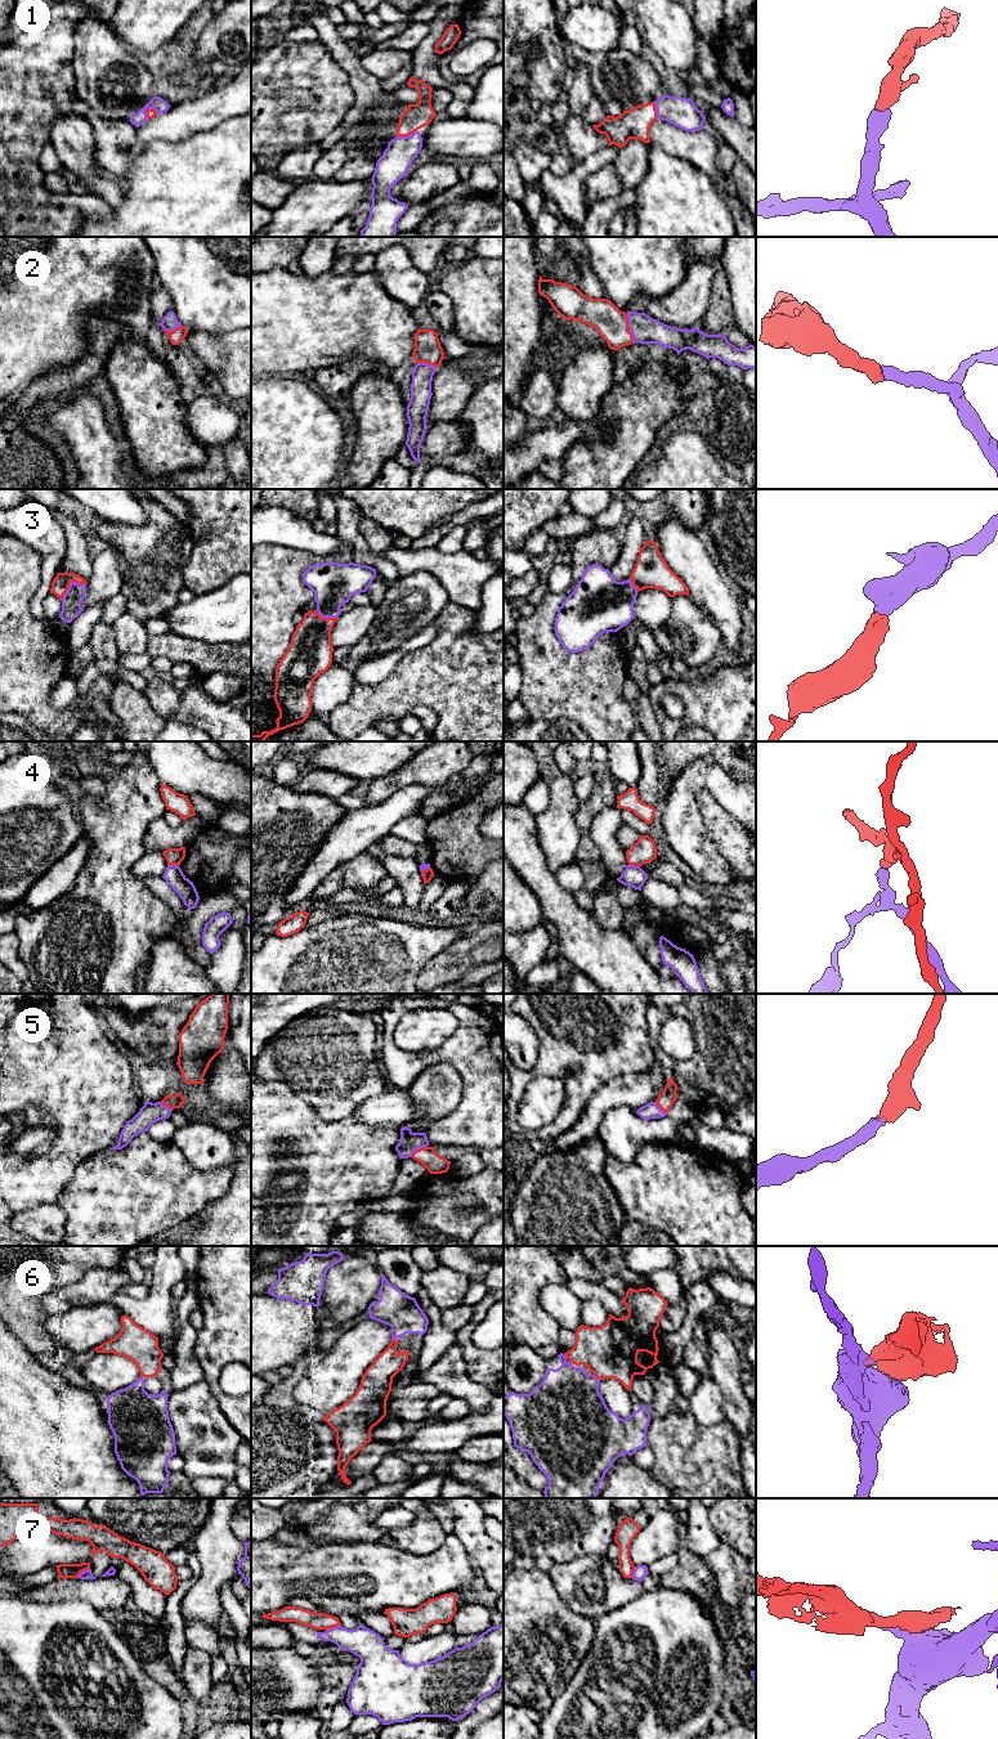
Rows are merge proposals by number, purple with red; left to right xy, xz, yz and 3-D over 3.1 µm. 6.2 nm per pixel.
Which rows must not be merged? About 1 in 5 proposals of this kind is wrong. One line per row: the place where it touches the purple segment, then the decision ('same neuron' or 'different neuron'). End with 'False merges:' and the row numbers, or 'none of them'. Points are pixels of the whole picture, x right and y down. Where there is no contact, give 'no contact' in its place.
1: xz (406, 137) | same neuron
2: yz (629, 326) | same neuron
3: xy (70, 585) | same neuron
4: xy (173, 865) | different neuron
5: xz (417, 1148) | same neuron
6: yz (594, 1376) | same neuron
7: xz (332, 1627) | different neuron
False merges: 4, 7

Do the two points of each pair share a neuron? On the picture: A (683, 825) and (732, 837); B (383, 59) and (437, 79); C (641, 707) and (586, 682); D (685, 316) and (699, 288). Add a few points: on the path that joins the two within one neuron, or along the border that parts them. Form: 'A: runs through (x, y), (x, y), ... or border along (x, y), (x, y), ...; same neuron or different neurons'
A: border along (697, 803), (705, 828), (724, 857); different neurons
B: border along (412, 52), (414, 58); different neurons
C: border along (634, 707), (635, 711); different neurons
D: runs through (685, 309), (693, 295); same neuron

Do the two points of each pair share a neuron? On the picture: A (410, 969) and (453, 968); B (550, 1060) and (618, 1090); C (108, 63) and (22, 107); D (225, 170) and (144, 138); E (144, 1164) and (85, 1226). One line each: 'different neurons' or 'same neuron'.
A: different neurons
B: different neurons
C: different neurons
D: different neurons
E: same neuron

